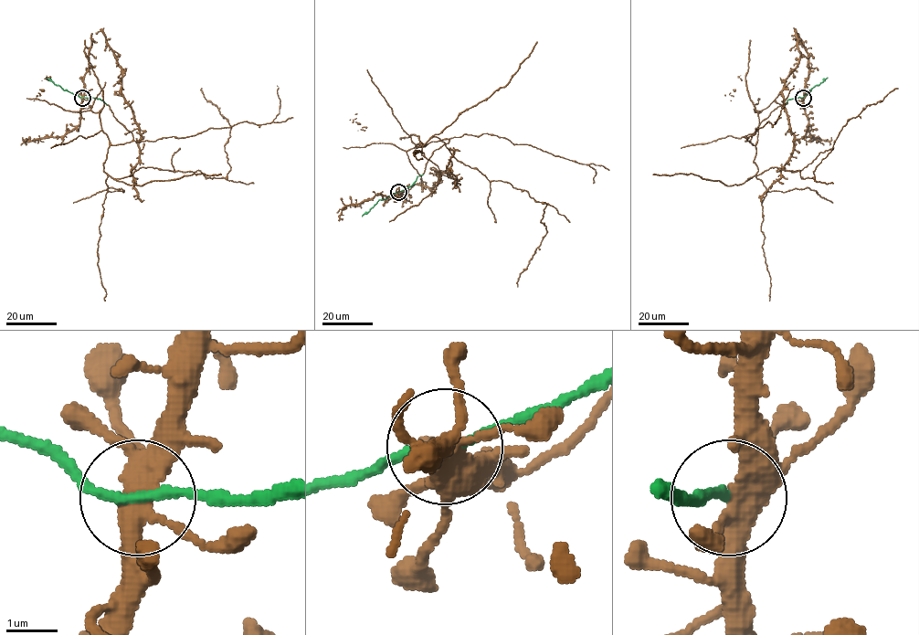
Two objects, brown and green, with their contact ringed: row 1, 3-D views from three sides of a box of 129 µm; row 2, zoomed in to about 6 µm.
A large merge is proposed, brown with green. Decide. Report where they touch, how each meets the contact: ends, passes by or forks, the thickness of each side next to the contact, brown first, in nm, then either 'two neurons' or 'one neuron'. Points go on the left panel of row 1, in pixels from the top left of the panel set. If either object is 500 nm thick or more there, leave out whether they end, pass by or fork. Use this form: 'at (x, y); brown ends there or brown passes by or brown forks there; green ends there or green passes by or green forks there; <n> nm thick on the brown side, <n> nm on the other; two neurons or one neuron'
at (82, 98); brown forks there; green passes by; 400 nm thick on the brown side, 180 nm on the other; one neuron

